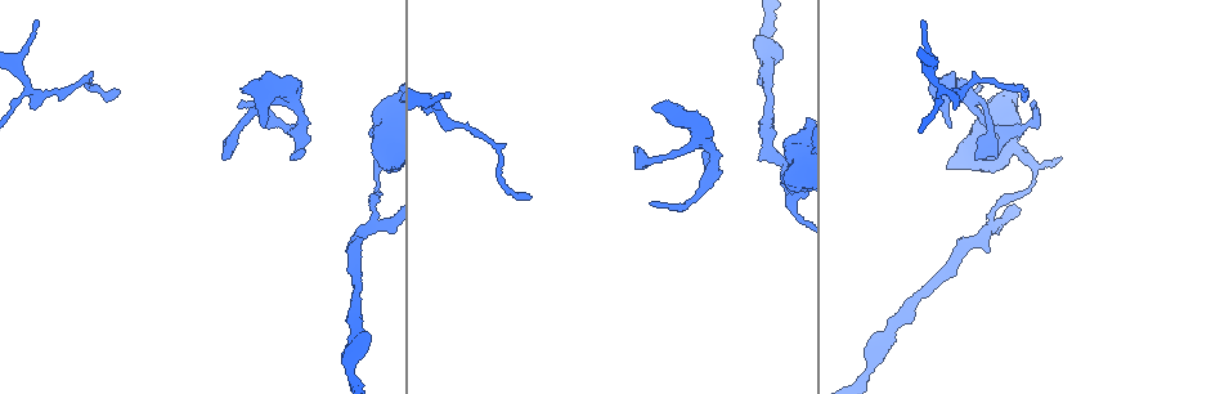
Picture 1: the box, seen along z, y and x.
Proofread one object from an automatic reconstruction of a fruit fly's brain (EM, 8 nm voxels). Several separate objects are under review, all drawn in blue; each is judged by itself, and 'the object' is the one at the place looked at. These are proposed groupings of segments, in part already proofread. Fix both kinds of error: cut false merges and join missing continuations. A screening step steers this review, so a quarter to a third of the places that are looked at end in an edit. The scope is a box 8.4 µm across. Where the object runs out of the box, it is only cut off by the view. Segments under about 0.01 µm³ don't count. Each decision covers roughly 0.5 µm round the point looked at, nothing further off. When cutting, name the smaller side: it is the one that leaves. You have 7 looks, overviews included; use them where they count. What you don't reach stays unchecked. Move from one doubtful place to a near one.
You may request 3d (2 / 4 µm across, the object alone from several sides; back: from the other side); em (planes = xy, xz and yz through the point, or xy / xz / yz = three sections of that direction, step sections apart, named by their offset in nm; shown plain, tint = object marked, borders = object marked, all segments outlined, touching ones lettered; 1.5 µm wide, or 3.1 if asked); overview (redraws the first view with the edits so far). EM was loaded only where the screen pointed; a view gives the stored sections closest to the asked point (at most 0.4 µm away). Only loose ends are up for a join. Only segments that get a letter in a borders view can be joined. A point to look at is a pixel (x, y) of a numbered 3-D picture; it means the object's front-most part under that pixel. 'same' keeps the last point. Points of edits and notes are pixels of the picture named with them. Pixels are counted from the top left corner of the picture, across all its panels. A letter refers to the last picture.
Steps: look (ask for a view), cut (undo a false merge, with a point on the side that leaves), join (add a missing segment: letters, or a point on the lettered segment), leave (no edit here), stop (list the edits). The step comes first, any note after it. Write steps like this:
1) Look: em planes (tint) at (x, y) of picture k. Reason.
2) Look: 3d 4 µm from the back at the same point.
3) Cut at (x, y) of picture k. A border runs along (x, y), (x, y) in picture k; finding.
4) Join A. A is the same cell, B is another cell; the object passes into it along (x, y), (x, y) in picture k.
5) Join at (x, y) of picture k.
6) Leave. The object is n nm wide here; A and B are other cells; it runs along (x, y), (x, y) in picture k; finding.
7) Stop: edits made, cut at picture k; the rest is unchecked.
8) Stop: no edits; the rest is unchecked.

Look: 3d 2 µm at (225, 158) of picture 1. An open end.

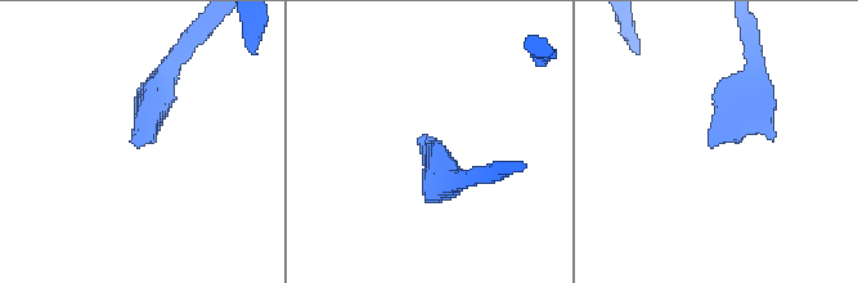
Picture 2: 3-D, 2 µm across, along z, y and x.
Look: em xy step 4 (borders) at (712, 148) of picture 2.

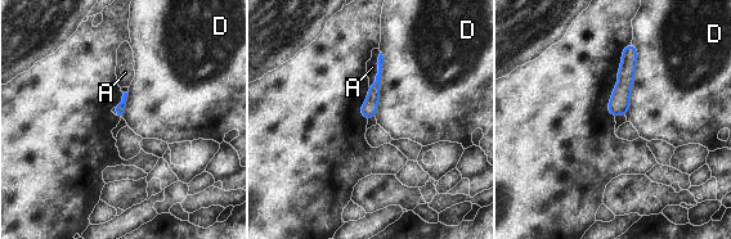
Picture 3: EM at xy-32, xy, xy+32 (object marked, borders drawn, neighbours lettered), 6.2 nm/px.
Leave. A and D are other cells; it runs along (631, 48), (626, 84), (617, 113) in picture 3; none of them fits.

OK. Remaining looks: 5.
Look: 3d 2 µm at (989, 217) of picture 1. Side arm on a straight run.

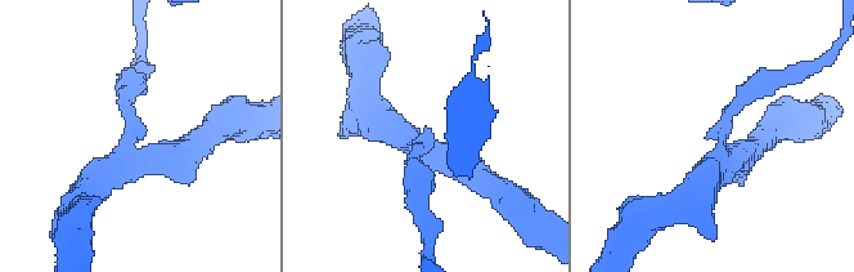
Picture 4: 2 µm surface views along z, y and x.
Look: em xy step 8 (borders) at (419, 144) of picture 4. 3 arms meet here; now the EM.

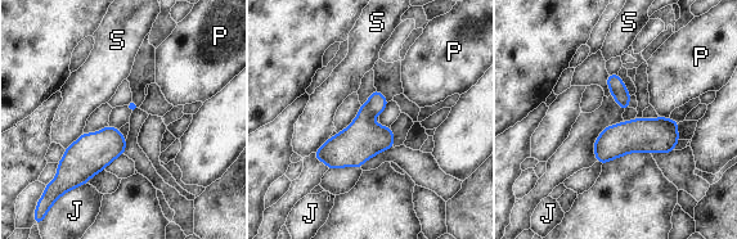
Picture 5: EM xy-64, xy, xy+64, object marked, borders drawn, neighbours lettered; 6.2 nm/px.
Cut at (363, 139) of picture 5. J, P and S are other cells; two neurons meet here.

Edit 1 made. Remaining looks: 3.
Look: em xz step 8 (borders) at (39, 21) of picture 1. Free end.

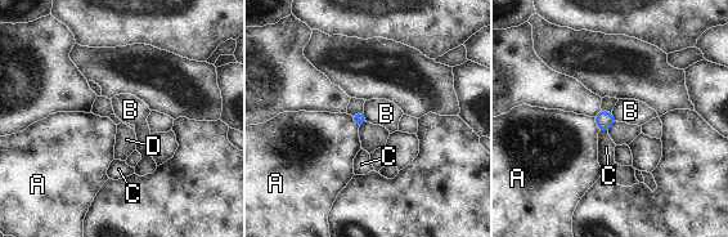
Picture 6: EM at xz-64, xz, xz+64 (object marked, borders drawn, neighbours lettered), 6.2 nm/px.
Look: em planes (borders) at the same point. Cut it another way.

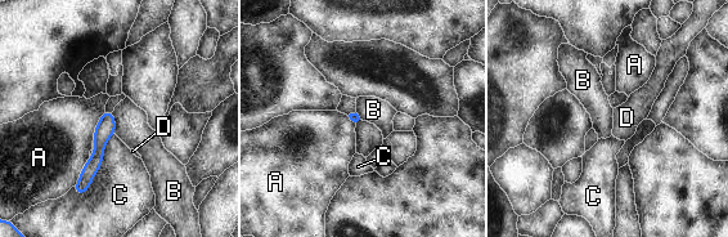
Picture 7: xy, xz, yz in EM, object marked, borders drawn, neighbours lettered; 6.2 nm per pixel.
Leave. A, B, C and D are other cells; it runs along (108, 115), (98, 155), (84, 184) in picture 7; no lettered segment goes on from it.

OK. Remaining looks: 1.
Stop: edits made, cut at picture 5; the rest is unchecked.

